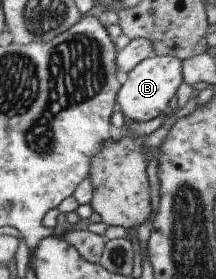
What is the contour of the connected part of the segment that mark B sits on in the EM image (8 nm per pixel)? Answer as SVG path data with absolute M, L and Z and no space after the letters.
M151 55L123 77L123 85L117 96L118 108L132 121L151 121L171 107L169 99L175 95L179 83L181 63L171 56Z

